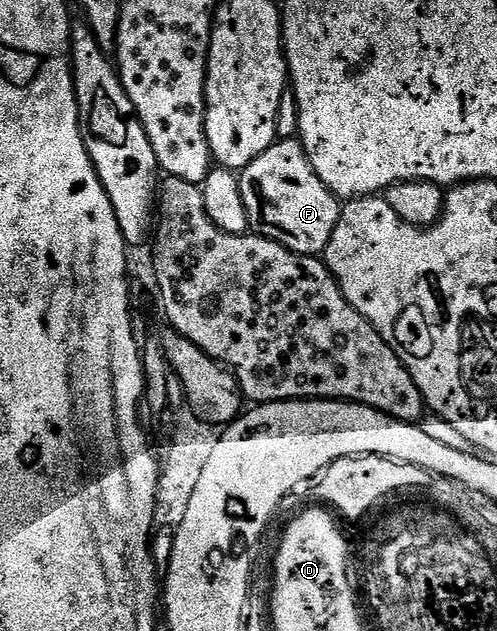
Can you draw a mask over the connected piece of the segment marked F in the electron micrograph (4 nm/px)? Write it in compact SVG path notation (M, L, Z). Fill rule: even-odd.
M274 146L259 154L247 169L247 175L257 180L261 216L269 220L271 227L278 228L276 239L292 252L299 256L317 256L324 248L326 251L330 247L333 232L343 216L342 205L341 208L337 205L340 203L332 189L310 170L311 165L304 155L284 156L279 148Z

